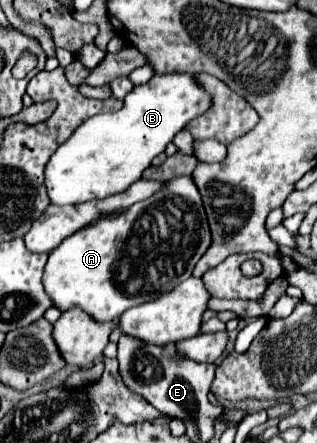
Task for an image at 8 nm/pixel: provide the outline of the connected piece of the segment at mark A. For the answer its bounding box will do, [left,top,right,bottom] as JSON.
[44,175,212,323]

